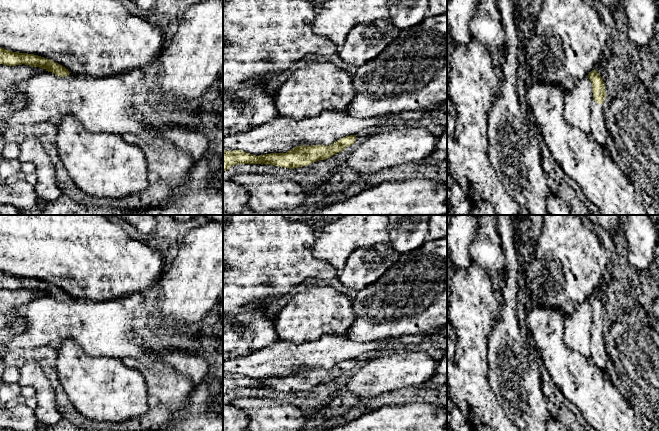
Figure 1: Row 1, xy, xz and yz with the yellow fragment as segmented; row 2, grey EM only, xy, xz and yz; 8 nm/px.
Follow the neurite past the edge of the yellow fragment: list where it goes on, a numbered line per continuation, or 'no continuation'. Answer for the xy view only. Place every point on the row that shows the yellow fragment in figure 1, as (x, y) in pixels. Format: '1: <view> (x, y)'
no continuation

